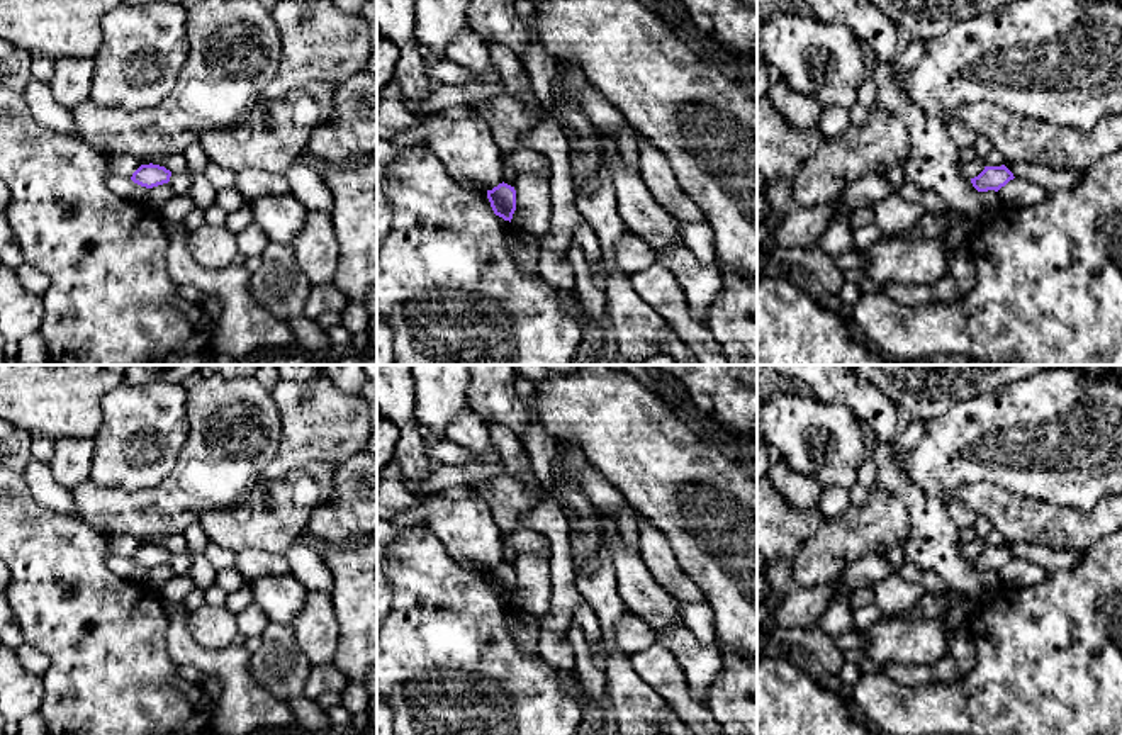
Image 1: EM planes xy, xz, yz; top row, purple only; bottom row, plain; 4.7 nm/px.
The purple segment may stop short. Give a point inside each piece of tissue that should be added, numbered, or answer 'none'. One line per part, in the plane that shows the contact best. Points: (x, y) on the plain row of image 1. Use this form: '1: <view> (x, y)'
none

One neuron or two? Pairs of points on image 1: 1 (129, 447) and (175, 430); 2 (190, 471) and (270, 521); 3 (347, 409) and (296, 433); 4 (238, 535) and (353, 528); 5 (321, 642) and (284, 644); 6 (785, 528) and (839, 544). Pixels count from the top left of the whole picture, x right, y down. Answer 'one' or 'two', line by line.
1: one
2: two
3: one
4: two
5: two
6: two

